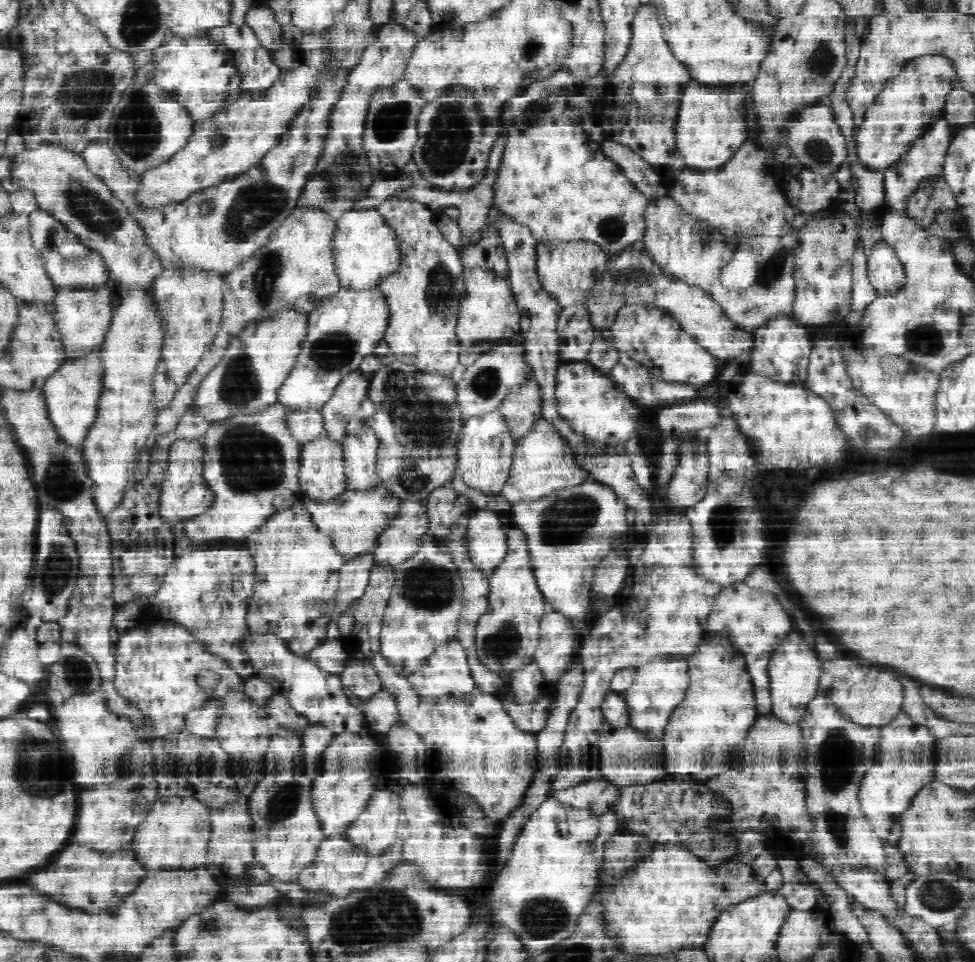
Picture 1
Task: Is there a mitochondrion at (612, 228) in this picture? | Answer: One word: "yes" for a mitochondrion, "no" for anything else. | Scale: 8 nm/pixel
yes

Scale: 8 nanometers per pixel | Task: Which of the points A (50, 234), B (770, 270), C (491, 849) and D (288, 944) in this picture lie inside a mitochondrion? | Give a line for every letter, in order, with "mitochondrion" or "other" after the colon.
A: mitochondrion
B: mitochondrion
C: other
D: other

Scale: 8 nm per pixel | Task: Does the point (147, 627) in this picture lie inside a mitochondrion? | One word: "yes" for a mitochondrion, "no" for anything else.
no

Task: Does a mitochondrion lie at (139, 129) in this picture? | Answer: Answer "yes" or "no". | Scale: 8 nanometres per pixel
yes

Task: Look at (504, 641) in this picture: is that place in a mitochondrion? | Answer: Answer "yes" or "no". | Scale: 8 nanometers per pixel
yes

